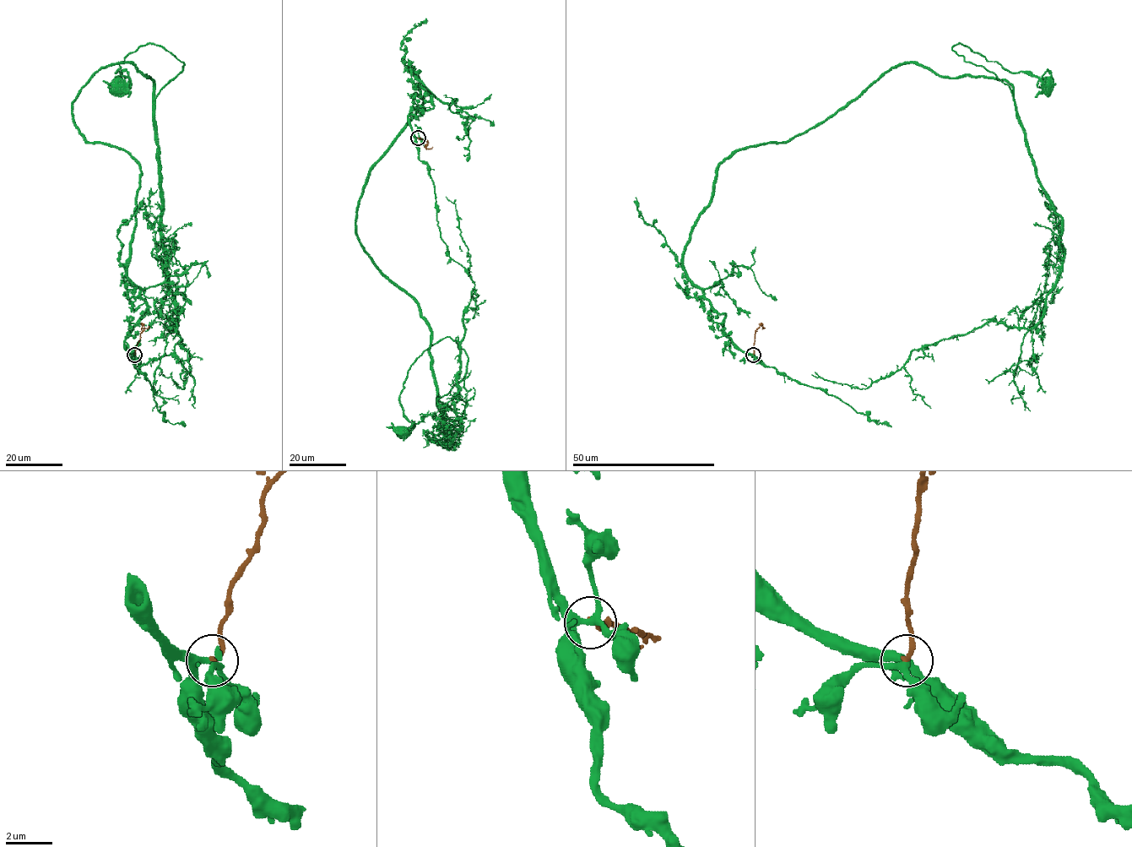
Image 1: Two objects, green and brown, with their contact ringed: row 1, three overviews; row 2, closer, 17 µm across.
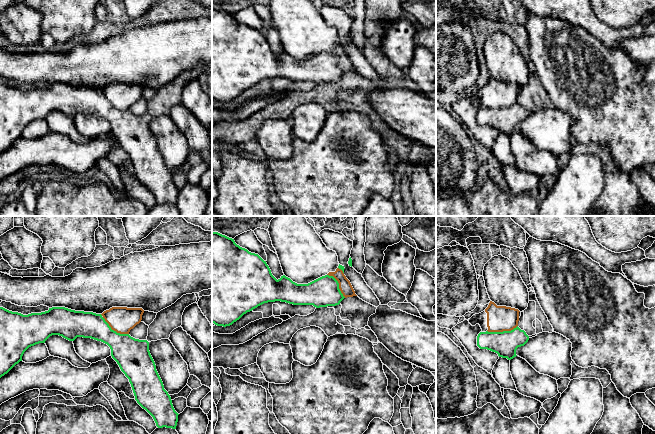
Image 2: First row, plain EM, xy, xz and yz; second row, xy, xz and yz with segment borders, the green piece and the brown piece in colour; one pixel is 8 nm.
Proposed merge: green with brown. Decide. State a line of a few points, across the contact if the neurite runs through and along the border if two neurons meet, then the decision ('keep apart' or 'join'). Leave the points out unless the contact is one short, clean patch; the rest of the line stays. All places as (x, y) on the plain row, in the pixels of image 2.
line yz (517, 101), (510, 106), (487, 107); keep apart

